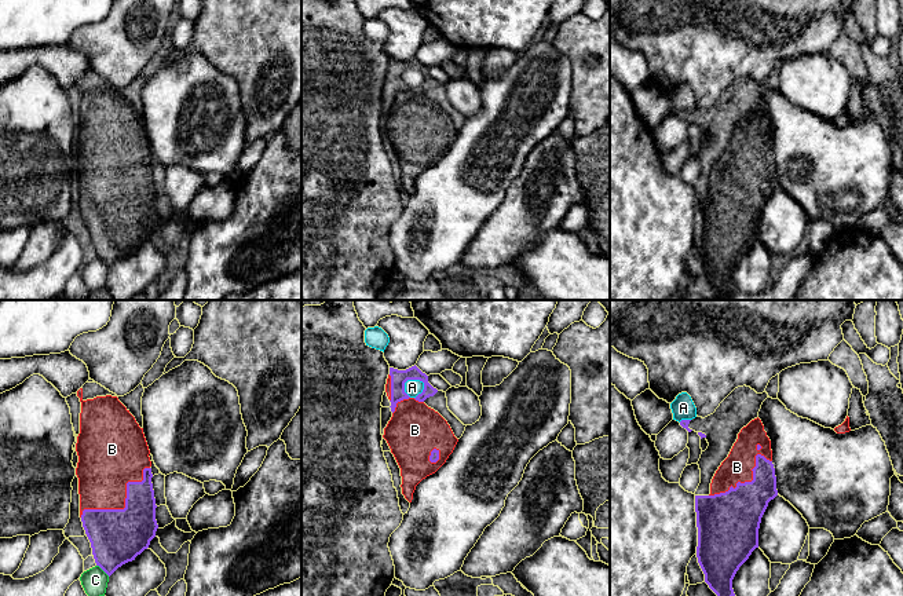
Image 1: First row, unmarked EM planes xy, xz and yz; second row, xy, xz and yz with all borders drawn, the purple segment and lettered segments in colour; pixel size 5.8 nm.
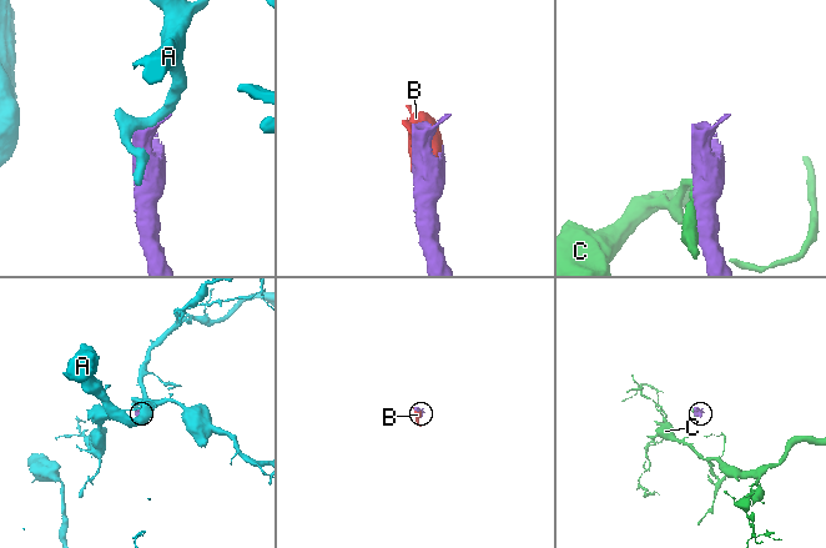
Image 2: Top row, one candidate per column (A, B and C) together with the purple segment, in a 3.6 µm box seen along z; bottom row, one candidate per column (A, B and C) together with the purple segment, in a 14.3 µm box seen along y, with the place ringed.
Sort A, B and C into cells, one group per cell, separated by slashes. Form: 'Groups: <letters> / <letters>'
Groups: A / B / C

